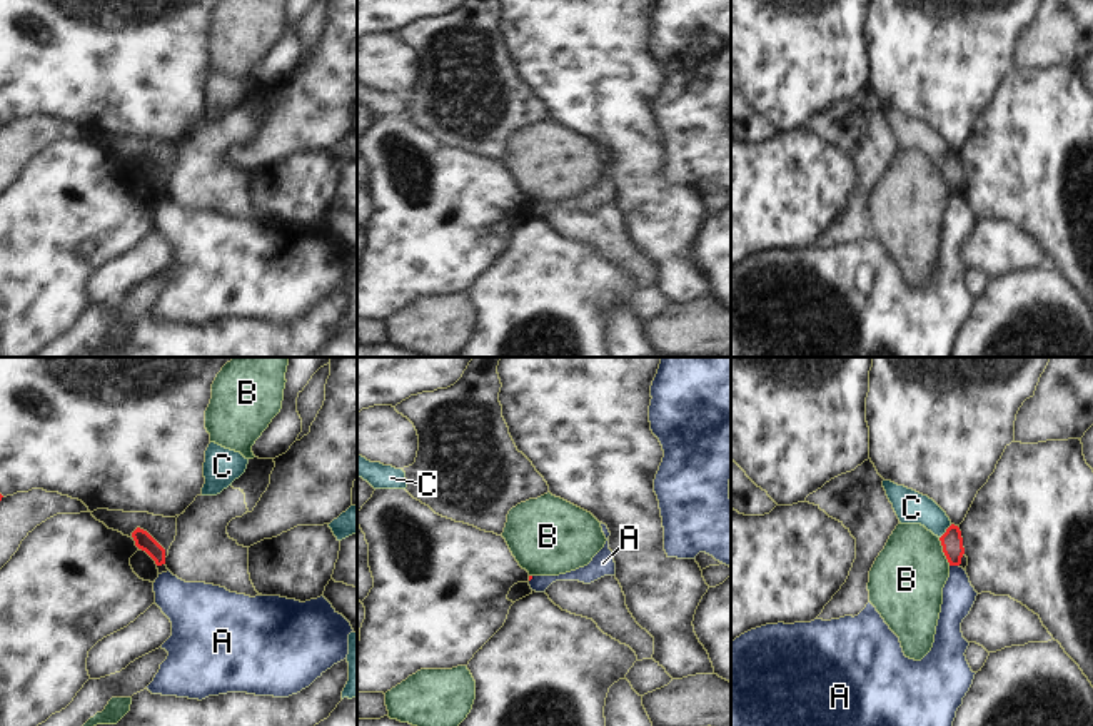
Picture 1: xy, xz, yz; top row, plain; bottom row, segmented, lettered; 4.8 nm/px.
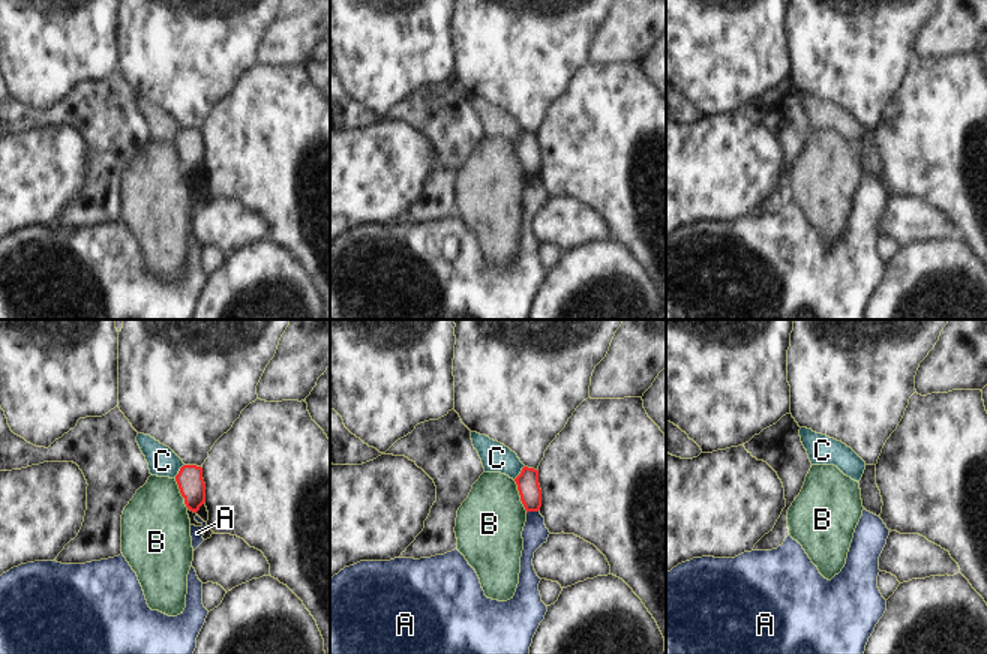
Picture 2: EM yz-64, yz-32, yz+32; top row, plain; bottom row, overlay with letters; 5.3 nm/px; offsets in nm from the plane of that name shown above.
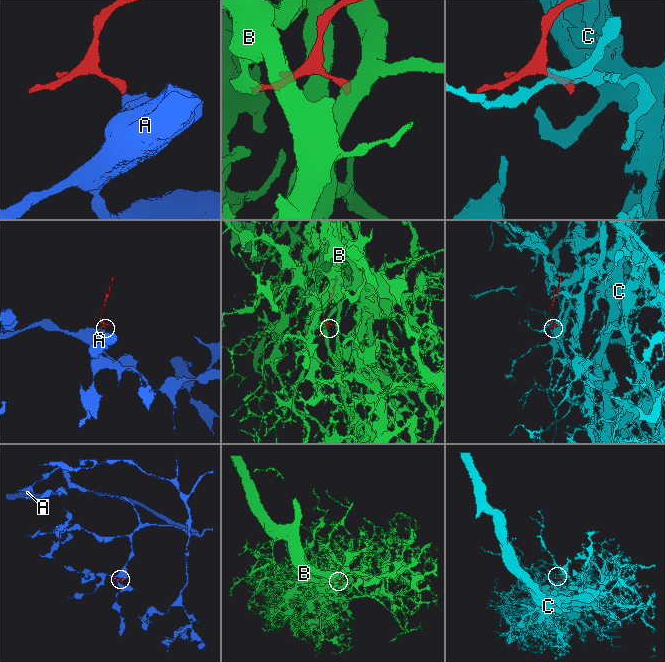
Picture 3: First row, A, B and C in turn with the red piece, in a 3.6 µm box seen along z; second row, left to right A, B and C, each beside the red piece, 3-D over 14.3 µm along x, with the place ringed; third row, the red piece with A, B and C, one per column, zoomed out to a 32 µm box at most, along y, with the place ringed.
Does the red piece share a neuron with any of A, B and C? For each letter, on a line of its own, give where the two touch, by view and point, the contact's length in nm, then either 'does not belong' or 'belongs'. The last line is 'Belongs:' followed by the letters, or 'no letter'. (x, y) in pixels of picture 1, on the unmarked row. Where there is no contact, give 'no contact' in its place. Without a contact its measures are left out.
A: yz (955, 191) | 50 nm | does not belong
B: yz (943, 177) | 150 nm | does not belong
C: yz (946, 157) | 90 nm | does not belong
Belongs: no letter

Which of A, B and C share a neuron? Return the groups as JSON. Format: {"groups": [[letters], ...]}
{"groups": [["A"], ["B"], ["C"]]}

